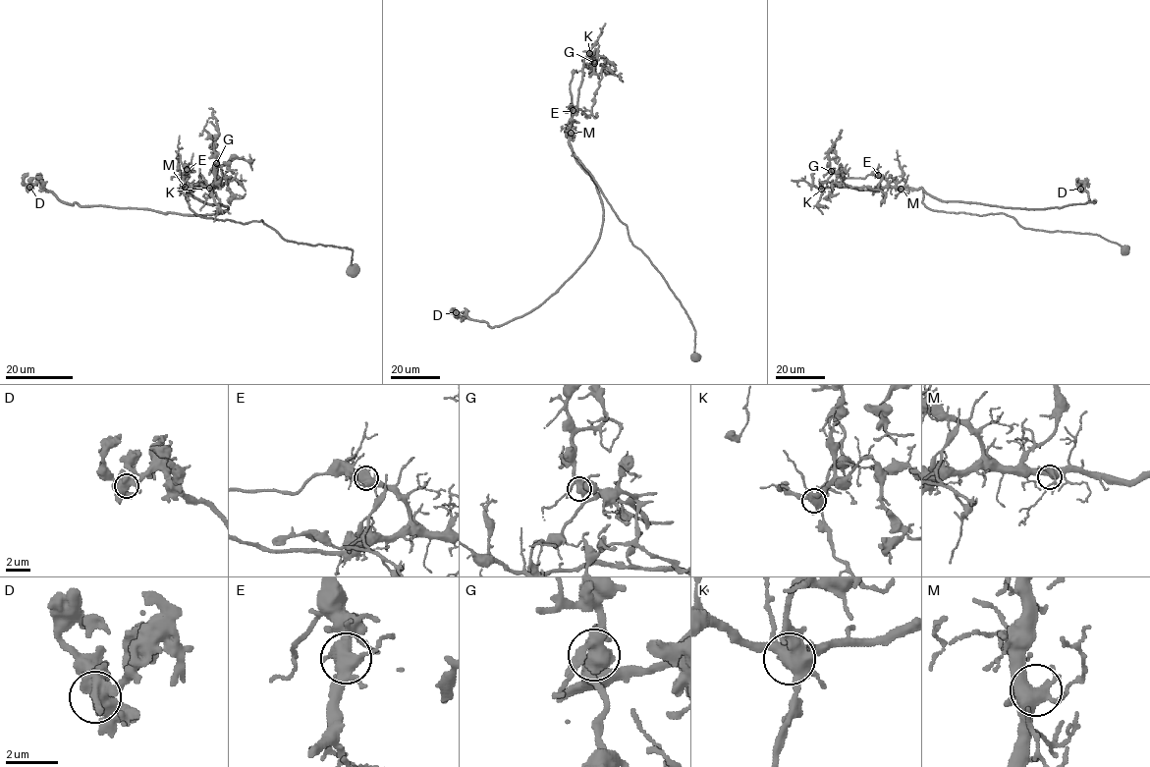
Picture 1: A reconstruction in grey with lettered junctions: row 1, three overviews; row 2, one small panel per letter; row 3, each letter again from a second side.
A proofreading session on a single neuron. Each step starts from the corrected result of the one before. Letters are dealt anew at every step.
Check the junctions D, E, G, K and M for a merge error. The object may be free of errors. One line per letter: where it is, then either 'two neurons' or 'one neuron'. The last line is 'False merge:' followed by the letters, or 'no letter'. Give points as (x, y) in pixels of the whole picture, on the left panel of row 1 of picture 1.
D: place (29, 187); one neuron
E: place (187, 169); one neuron
G: place (216, 163); one neuron
K: place (209, 188); two neurons
M: place (185, 187); one neuron
False merge: K

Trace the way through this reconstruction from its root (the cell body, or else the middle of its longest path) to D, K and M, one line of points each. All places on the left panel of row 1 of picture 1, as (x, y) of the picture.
D: (195, 198), (228, 208), (219, 213), (179, 214), (80, 206), (62, 202), (38, 183), (29, 187)
K: (195, 198), (188, 187), (182, 185), (192, 190), (200, 185), (209, 188)
M: (195, 198), (188, 187), (182, 185), (185, 187)

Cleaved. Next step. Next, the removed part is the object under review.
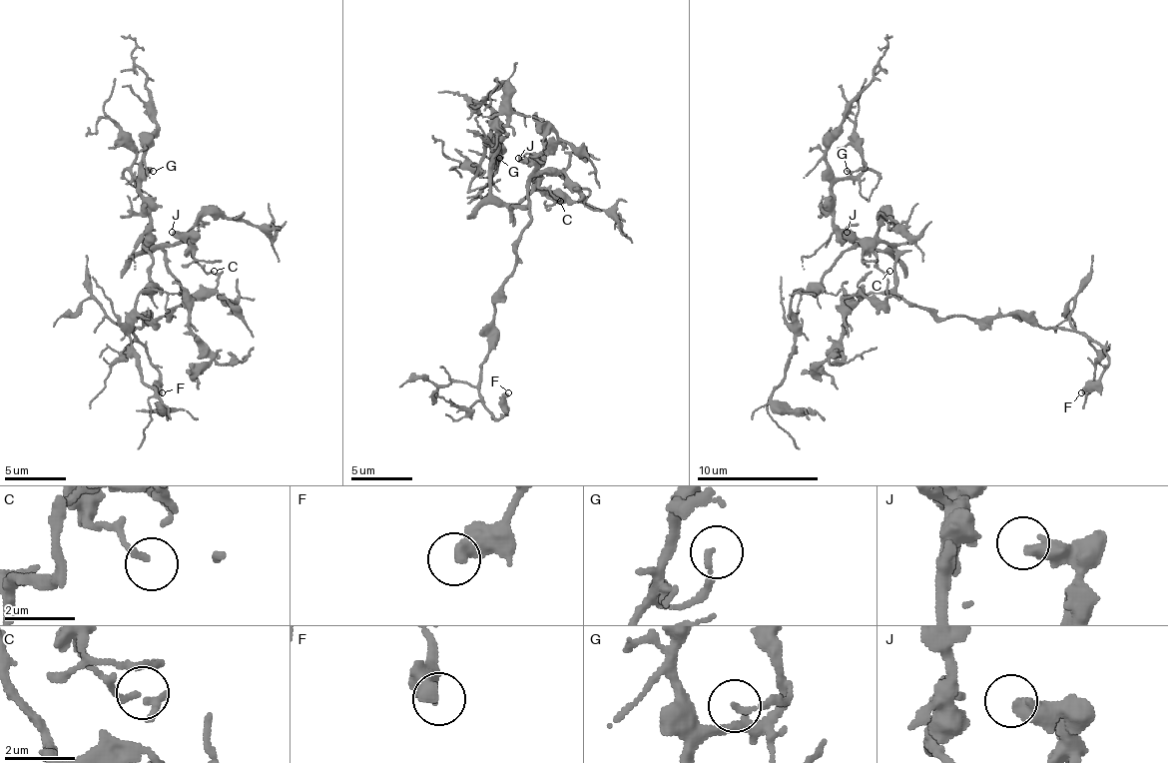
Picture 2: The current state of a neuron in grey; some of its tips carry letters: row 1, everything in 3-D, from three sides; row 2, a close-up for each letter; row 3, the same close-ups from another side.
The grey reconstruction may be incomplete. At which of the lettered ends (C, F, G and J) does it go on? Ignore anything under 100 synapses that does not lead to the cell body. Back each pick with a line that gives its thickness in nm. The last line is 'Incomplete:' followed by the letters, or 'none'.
Incomplete: none

